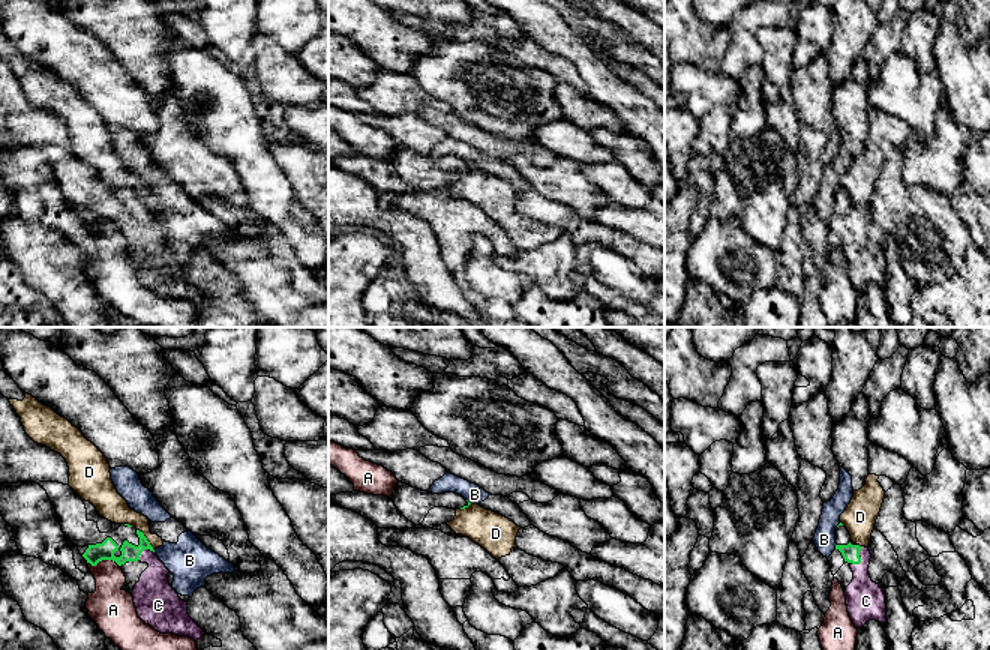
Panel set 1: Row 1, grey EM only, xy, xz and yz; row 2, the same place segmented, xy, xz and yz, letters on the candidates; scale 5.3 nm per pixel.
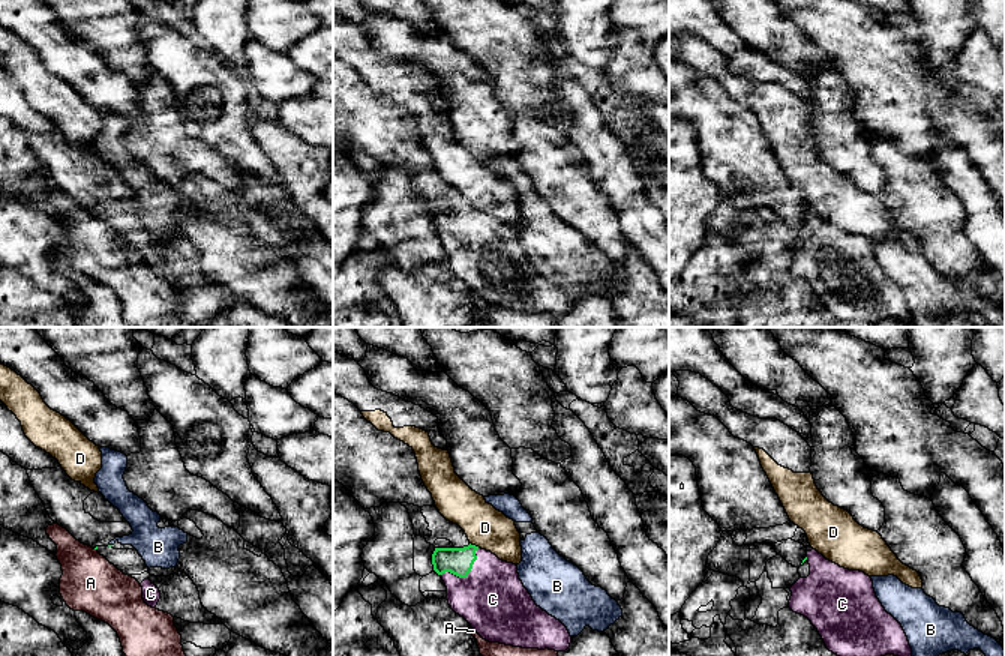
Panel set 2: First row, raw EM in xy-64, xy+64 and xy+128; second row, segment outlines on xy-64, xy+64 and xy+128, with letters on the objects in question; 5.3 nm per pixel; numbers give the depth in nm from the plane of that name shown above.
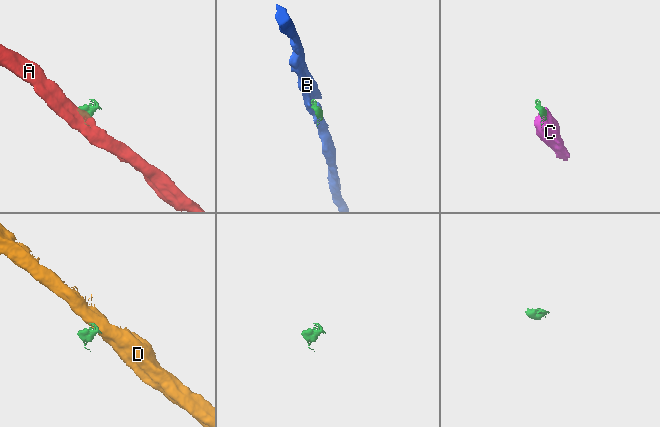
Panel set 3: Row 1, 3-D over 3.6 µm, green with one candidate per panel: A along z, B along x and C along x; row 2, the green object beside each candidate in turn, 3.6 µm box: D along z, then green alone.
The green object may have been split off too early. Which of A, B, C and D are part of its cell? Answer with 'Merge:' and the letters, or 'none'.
Merge: C

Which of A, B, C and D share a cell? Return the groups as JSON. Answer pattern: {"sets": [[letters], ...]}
{"sets": [["A"], ["B"], ["C"], ["D"]]}

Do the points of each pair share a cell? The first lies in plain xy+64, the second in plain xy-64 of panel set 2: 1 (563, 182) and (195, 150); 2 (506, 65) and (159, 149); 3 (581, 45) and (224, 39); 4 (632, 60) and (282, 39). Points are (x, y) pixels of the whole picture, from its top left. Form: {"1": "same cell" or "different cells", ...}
{"1": "same cell", "2": "different cells", "3": "same cell", "4": "different cells"}

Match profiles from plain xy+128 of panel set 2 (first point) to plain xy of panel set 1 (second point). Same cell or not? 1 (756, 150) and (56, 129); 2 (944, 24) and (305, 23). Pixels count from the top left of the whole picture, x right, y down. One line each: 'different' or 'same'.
1: same
2: different

